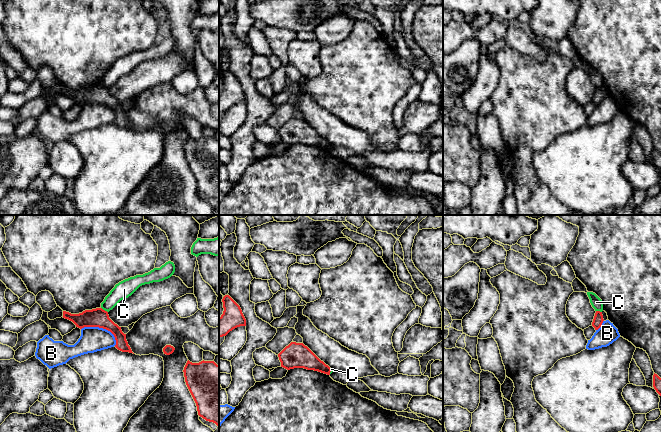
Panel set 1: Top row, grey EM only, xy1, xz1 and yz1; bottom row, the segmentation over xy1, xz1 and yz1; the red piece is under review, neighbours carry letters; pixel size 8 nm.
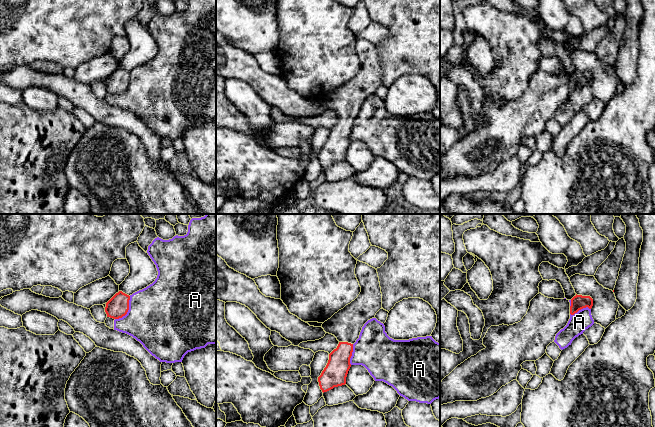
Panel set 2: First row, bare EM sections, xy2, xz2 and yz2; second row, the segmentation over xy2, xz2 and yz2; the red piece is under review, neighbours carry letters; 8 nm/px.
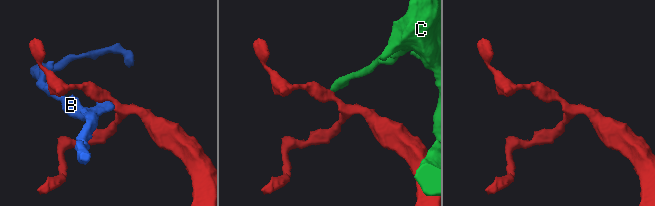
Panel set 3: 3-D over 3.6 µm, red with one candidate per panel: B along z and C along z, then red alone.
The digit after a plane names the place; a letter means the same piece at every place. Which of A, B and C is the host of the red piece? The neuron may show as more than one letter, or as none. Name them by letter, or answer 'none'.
none

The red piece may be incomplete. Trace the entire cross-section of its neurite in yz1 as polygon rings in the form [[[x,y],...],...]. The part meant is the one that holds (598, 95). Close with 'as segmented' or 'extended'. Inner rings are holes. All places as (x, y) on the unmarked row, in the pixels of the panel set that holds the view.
[[[596,87],[593,98],[592,98],[592,102],[595,104],[595,106],[598,106],[601,103],[603,97],[604,95],[603,95],[602,88]]]; as segmented

